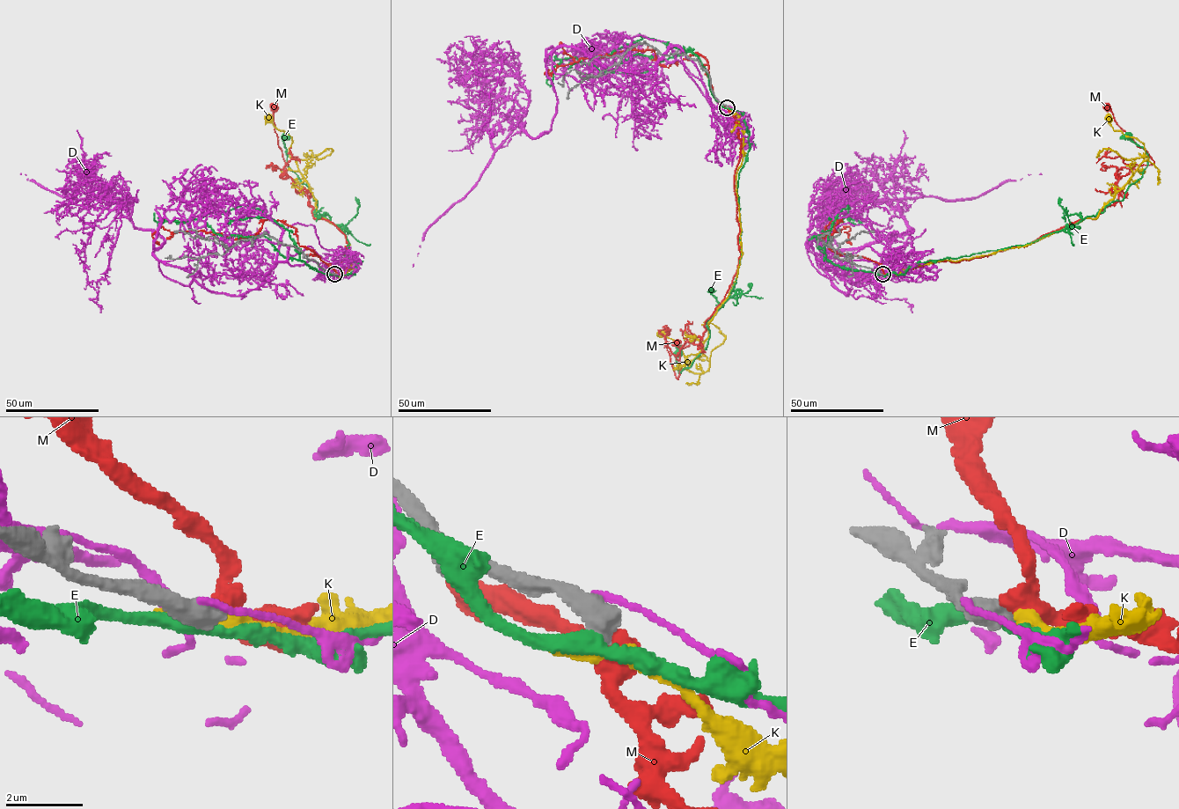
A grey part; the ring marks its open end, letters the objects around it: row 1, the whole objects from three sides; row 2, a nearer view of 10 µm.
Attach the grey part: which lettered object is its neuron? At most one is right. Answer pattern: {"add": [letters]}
{"add": []}

